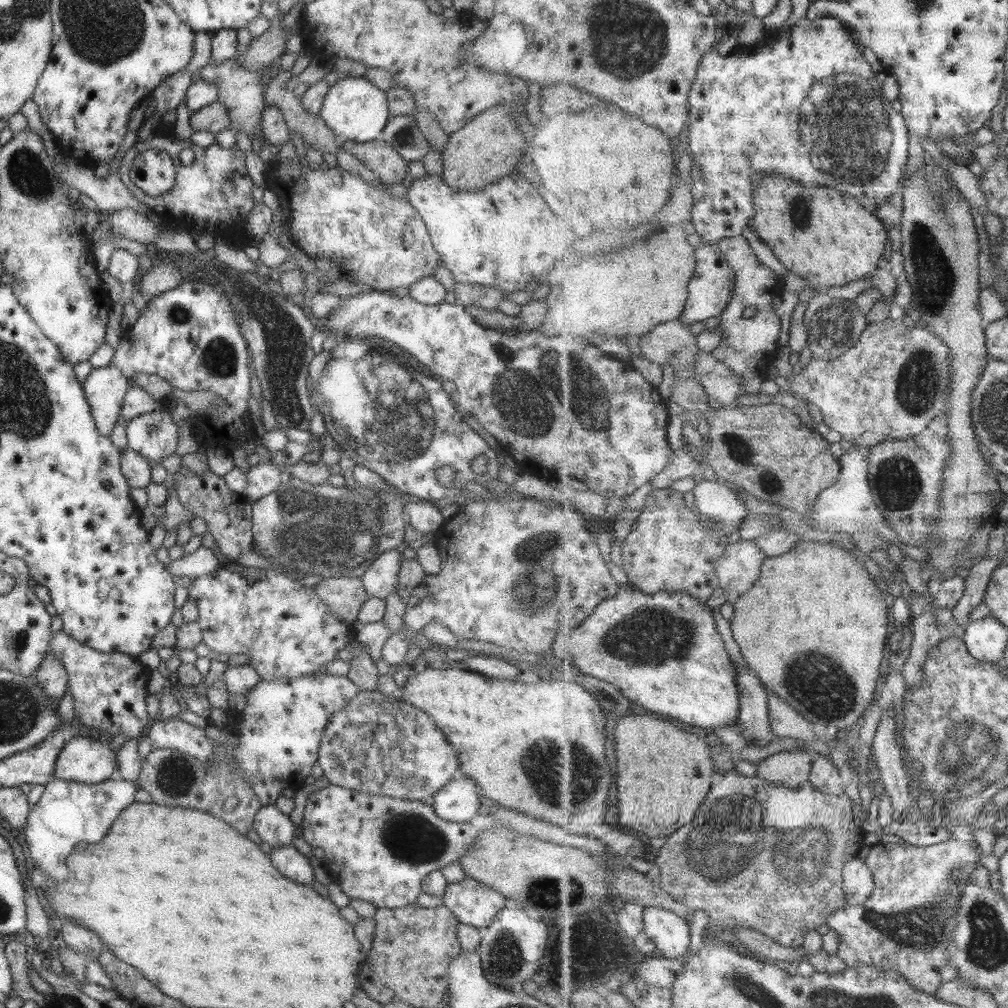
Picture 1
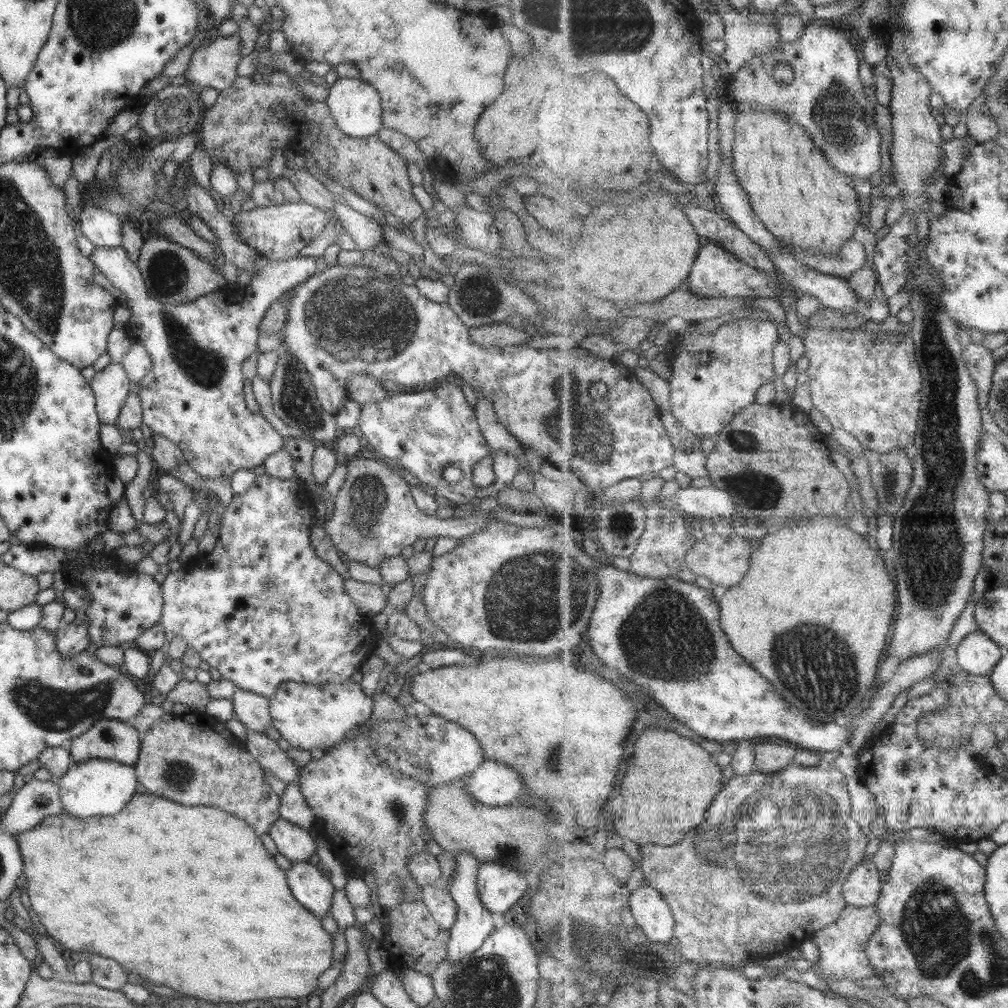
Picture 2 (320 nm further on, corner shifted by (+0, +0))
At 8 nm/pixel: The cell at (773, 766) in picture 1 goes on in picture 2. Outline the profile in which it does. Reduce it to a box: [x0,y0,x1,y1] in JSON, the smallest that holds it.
[755,743,798,773]

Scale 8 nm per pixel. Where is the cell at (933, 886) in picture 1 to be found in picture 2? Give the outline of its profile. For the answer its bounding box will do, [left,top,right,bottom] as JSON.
[812,904,881,984]

